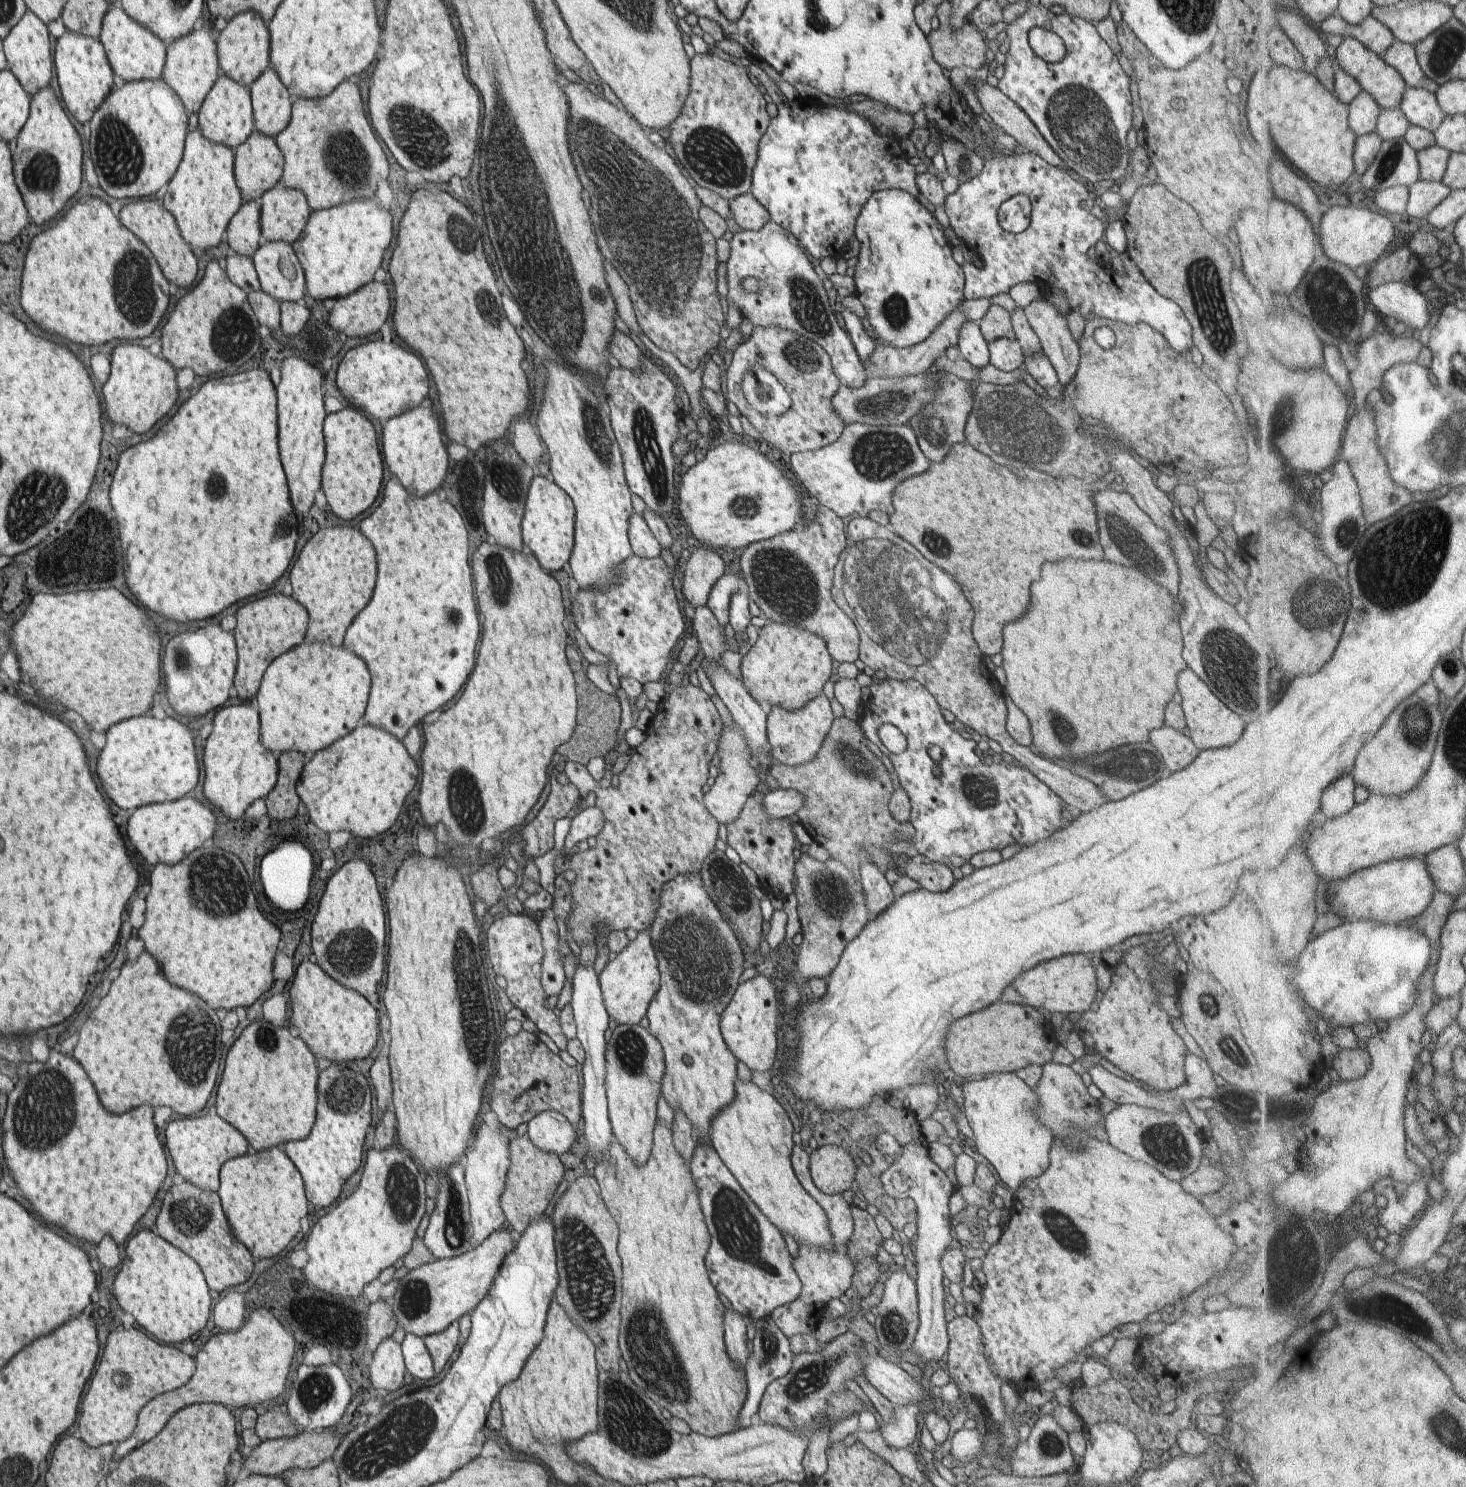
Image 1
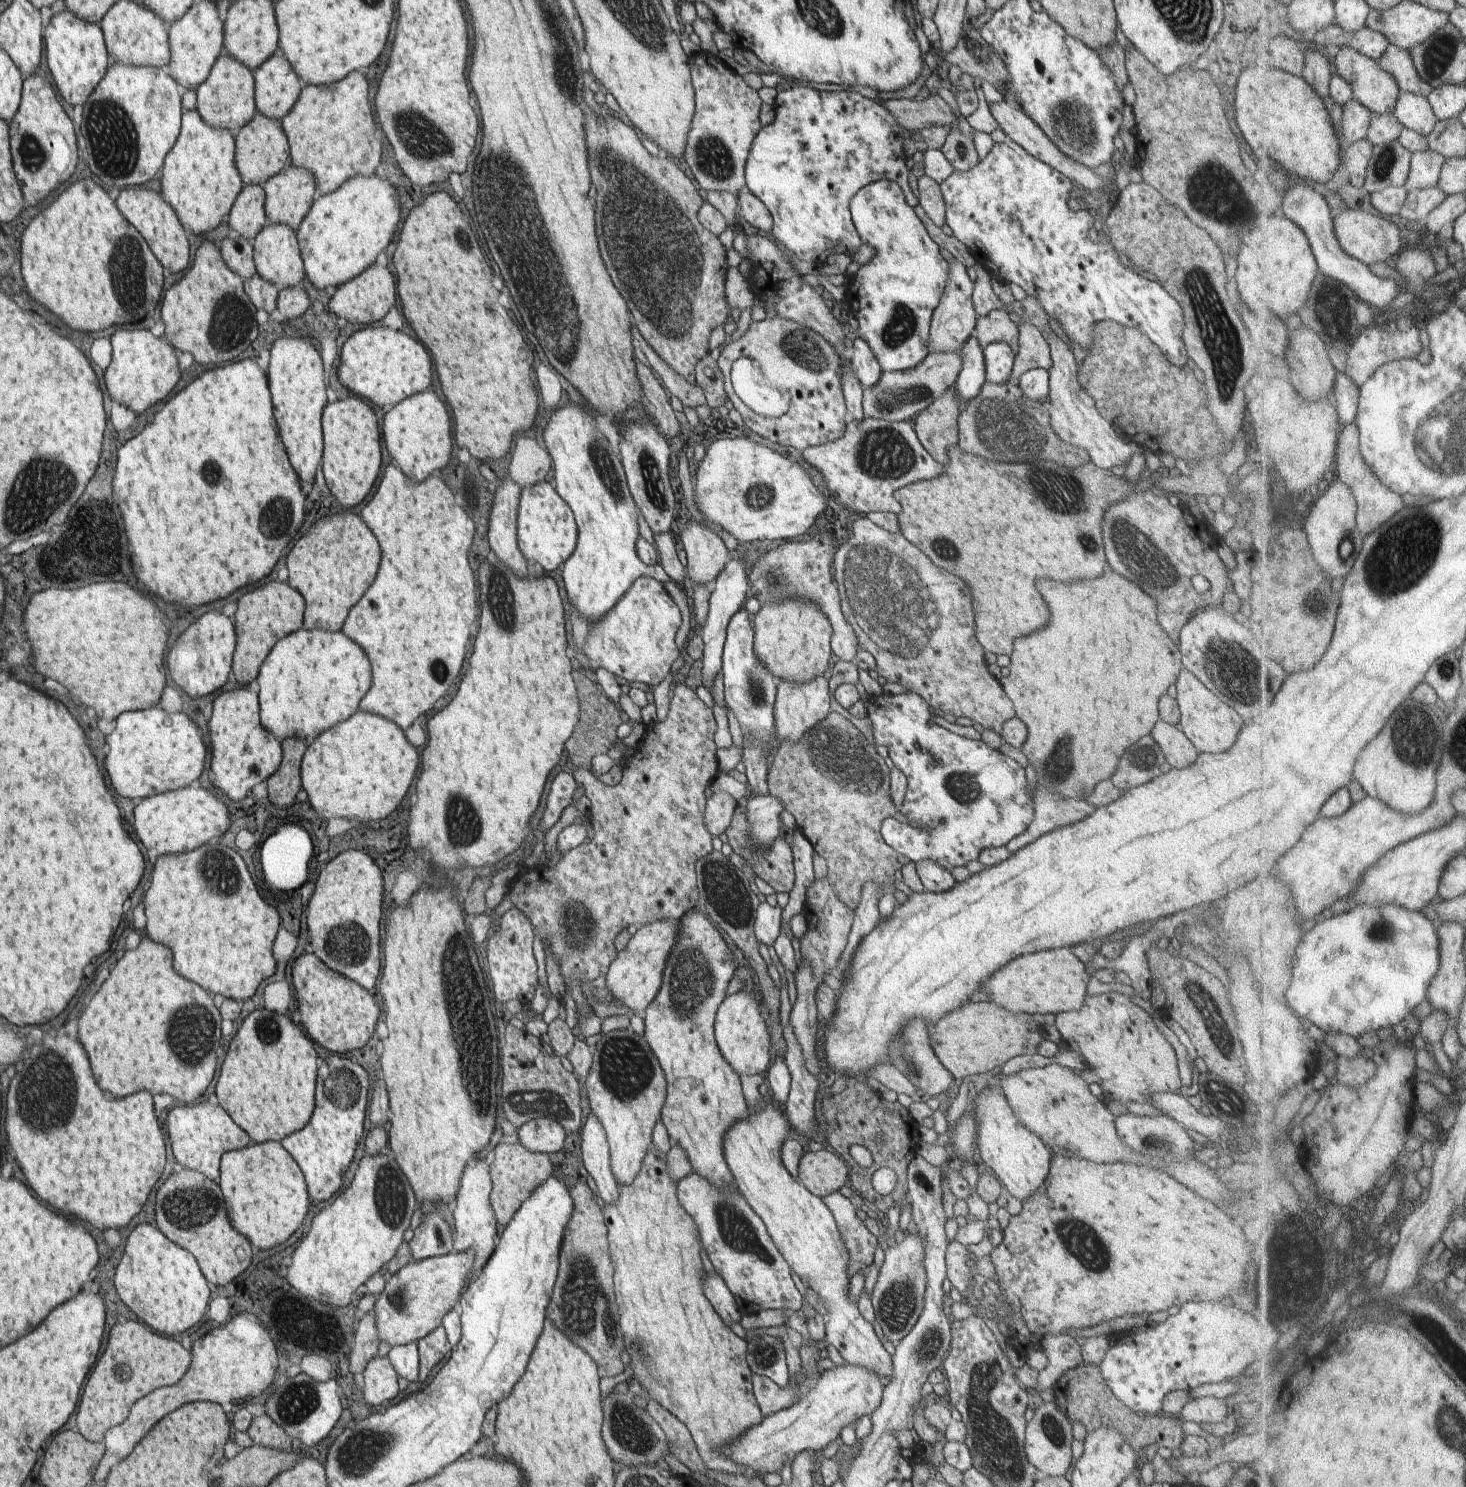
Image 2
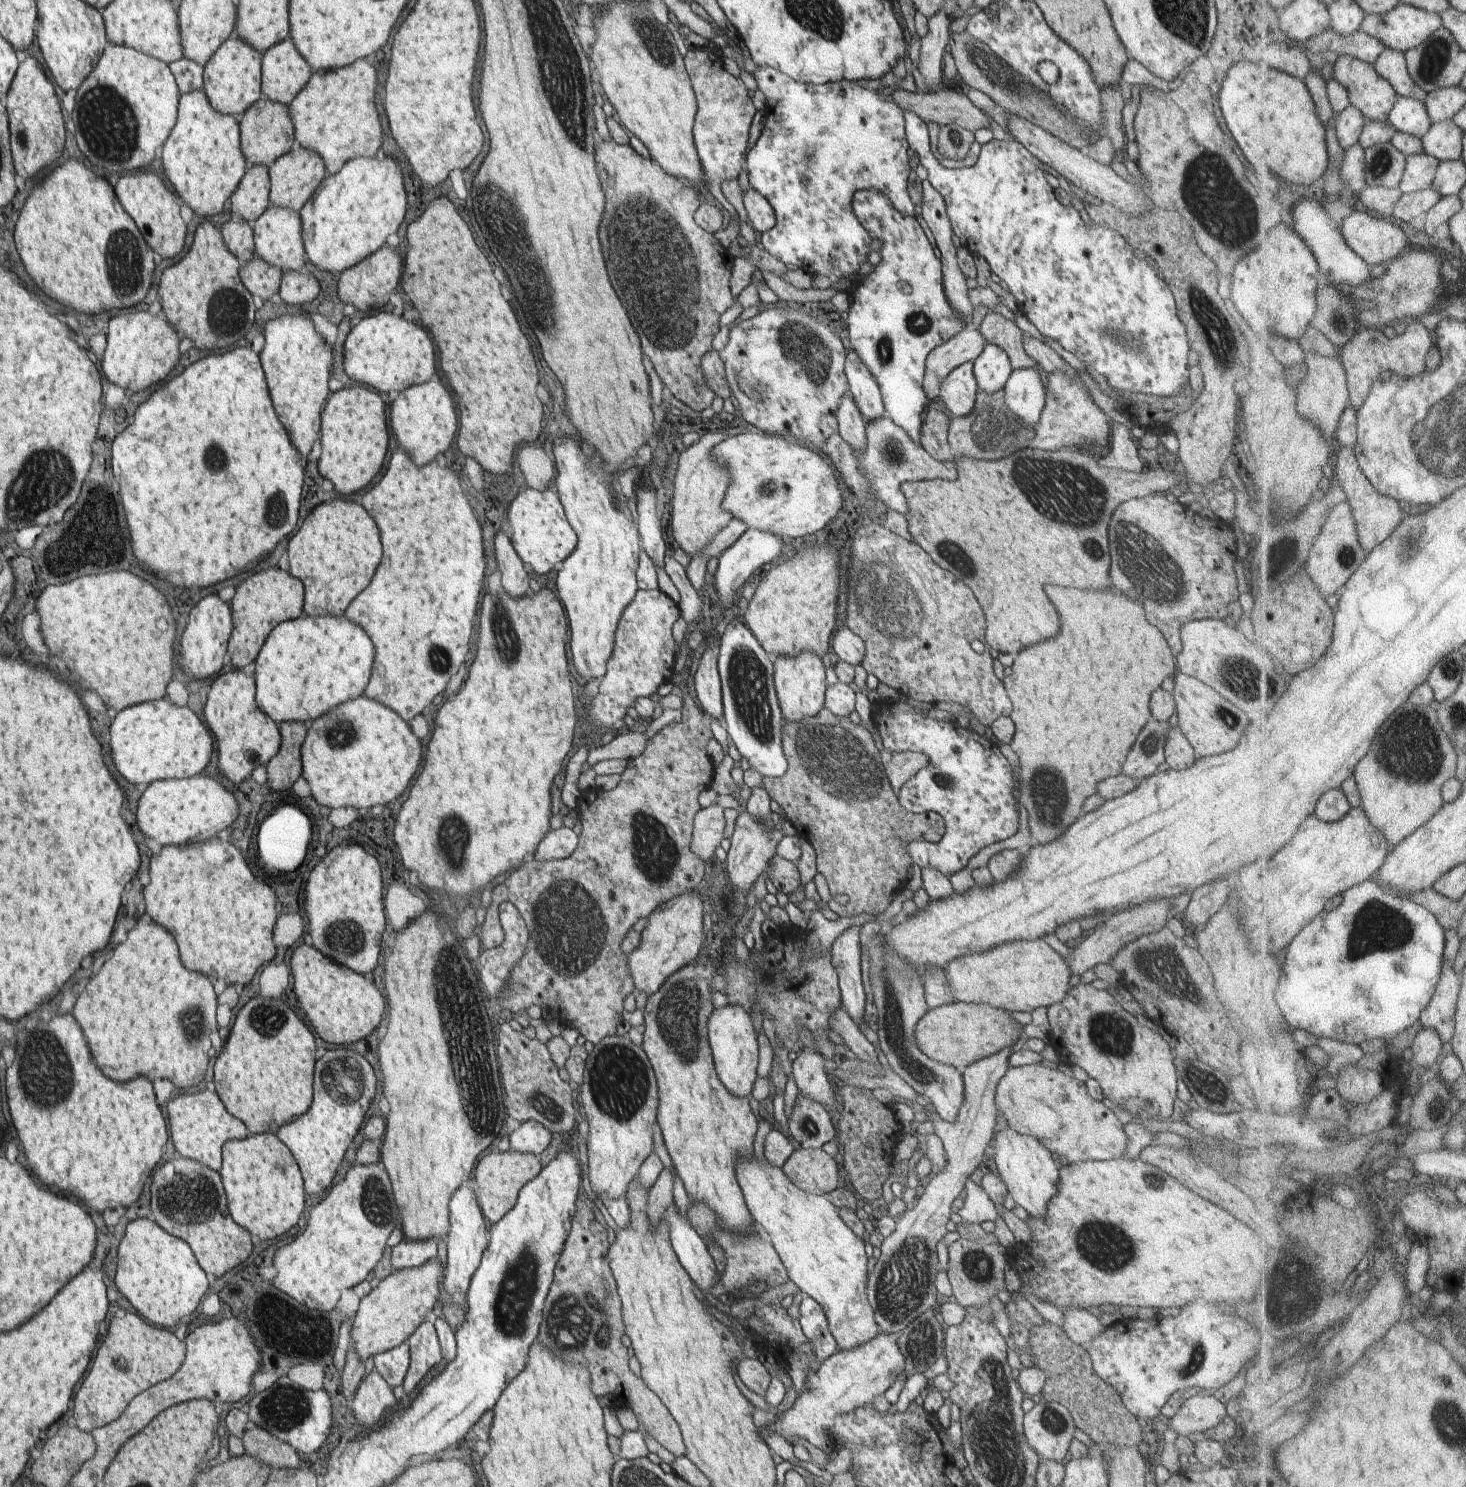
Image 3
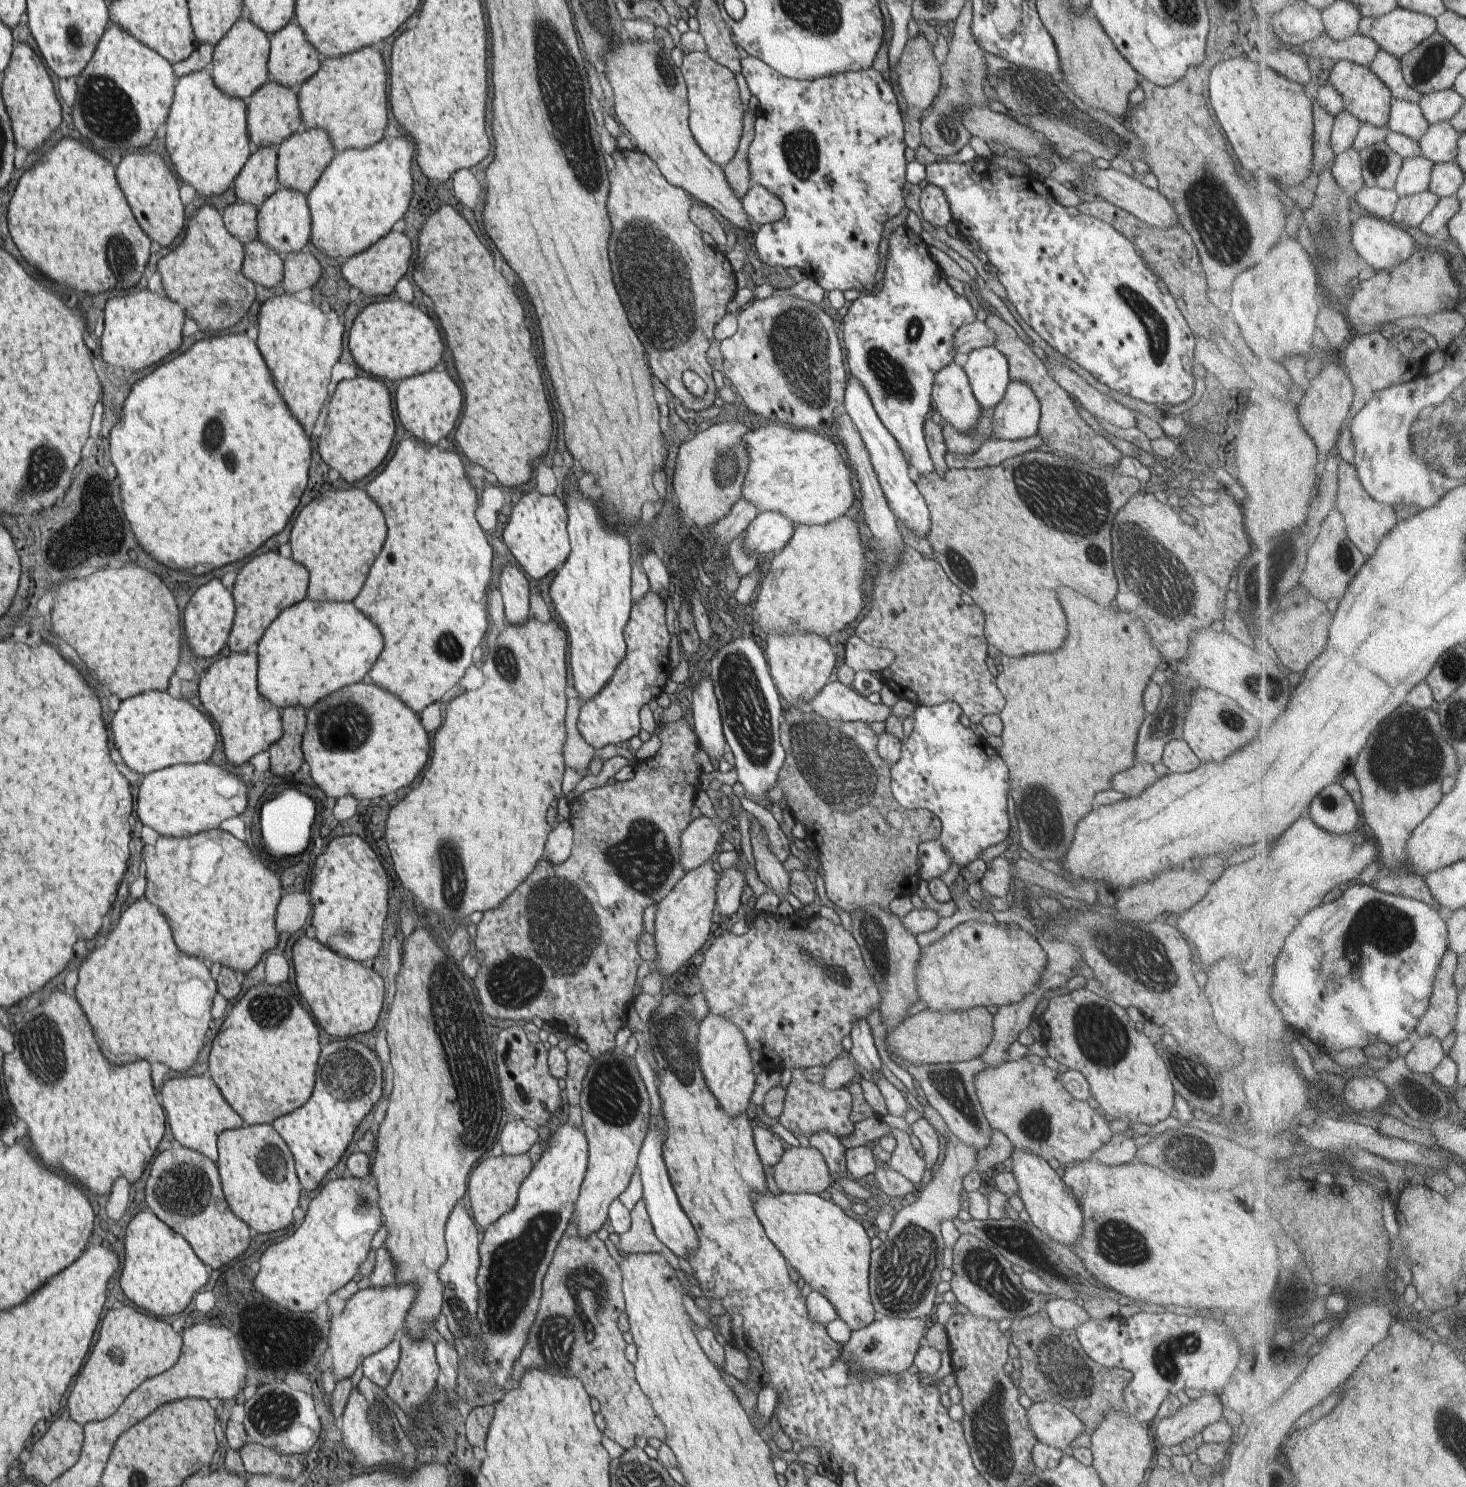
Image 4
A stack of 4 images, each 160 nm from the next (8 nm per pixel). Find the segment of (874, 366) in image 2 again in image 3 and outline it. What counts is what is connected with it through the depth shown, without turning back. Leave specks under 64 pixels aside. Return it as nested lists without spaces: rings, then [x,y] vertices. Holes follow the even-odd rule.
[[[854,349],[847,351],[845,373],[855,403],[866,422],[885,414],[879,384]]]

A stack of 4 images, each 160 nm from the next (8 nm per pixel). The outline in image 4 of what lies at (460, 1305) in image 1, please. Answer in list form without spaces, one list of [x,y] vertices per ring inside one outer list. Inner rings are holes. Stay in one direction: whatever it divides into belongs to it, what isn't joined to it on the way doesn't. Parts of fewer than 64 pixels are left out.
[[[415,1282],[370,1287],[359,1290],[347,1300],[343,1312],[331,1316],[328,1349],[332,1351],[331,1366],[336,1382],[351,1377],[368,1357],[386,1349],[403,1332],[418,1294],[419,1288]]]

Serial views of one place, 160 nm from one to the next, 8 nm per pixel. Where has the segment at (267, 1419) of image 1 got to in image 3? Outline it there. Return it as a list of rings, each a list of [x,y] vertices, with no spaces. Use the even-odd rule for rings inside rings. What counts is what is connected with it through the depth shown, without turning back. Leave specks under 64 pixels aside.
[[[251,1425],[242,1440],[246,1454],[256,1457],[262,1464],[268,1464],[271,1468],[299,1467],[297,1450],[284,1442],[274,1441],[272,1435],[262,1427]]]

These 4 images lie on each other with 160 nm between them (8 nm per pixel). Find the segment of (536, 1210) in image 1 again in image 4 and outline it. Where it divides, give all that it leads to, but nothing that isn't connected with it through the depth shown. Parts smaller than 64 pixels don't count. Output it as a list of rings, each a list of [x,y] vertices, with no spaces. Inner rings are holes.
[[[528,1153],[519,1155],[501,1154],[497,1157],[488,1157],[472,1170],[468,1181],[468,1194],[470,1197],[470,1208],[474,1222],[482,1228],[487,1228],[497,1218],[510,1212],[517,1203],[517,1194],[522,1182],[528,1178],[533,1169],[532,1160]]]

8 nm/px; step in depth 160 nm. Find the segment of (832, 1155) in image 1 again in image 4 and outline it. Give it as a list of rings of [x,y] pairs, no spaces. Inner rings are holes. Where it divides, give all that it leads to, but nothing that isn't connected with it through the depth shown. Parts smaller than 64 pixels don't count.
[[[792,1147],[773,1166],[774,1180],[787,1193],[822,1194],[835,1180],[824,1155],[814,1147]]]

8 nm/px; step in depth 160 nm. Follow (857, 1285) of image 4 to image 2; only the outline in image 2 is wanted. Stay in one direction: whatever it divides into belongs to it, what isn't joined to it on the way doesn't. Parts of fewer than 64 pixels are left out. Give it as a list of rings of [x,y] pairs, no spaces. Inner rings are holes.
[[[763,1098],[754,1114],[748,1112],[746,1118],[728,1127],[723,1138],[725,1161],[735,1186],[762,1219],[790,1268],[824,1301],[828,1310],[825,1344],[832,1344],[846,1363],[875,1372],[885,1387],[893,1373],[893,1360],[872,1324],[862,1317],[856,1304],[848,1300],[849,1254],[836,1219],[824,1200],[798,1182],[783,1163],[781,1148],[791,1129],[782,1108],[775,1108]]]

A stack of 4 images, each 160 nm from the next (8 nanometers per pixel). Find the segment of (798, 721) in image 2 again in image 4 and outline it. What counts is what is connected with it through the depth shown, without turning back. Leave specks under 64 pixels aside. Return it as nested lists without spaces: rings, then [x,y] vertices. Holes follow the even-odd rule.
[[[810,633],[800,635],[766,635],[765,655],[768,668],[780,693],[790,708],[805,710],[808,704],[826,686],[836,668],[836,654],[826,637]]]

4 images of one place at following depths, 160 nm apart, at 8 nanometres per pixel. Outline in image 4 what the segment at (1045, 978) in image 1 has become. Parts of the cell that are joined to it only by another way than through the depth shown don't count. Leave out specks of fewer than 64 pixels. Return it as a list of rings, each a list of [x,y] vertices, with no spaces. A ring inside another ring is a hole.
[[[968,921],[954,927],[949,934],[926,949],[921,949],[915,977],[920,1000],[927,1002],[932,1010],[947,1013],[968,1011],[974,1007],[1003,1007],[1016,1004],[1021,999],[1028,1000],[1029,994],[1039,986],[1046,967],[1047,956],[1039,939],[1026,931],[1003,923],[992,926],[979,921]]]

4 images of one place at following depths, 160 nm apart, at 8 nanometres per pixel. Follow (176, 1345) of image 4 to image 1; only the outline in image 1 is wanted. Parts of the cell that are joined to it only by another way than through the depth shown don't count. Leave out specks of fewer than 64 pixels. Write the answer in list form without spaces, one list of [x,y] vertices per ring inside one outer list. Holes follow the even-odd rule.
[[[138,1326],[132,1330],[118,1328],[107,1337],[102,1358],[98,1362],[98,1368],[84,1394],[83,1405],[78,1418],[78,1432],[81,1439],[91,1447],[99,1447],[107,1444],[119,1444],[127,1441],[138,1426],[138,1418],[143,1406],[153,1398],[161,1394],[179,1389],[194,1376],[194,1360],[186,1356],[184,1352],[176,1350],[174,1346],[160,1344],[152,1338],[148,1338],[146,1332],[142,1332]]]

